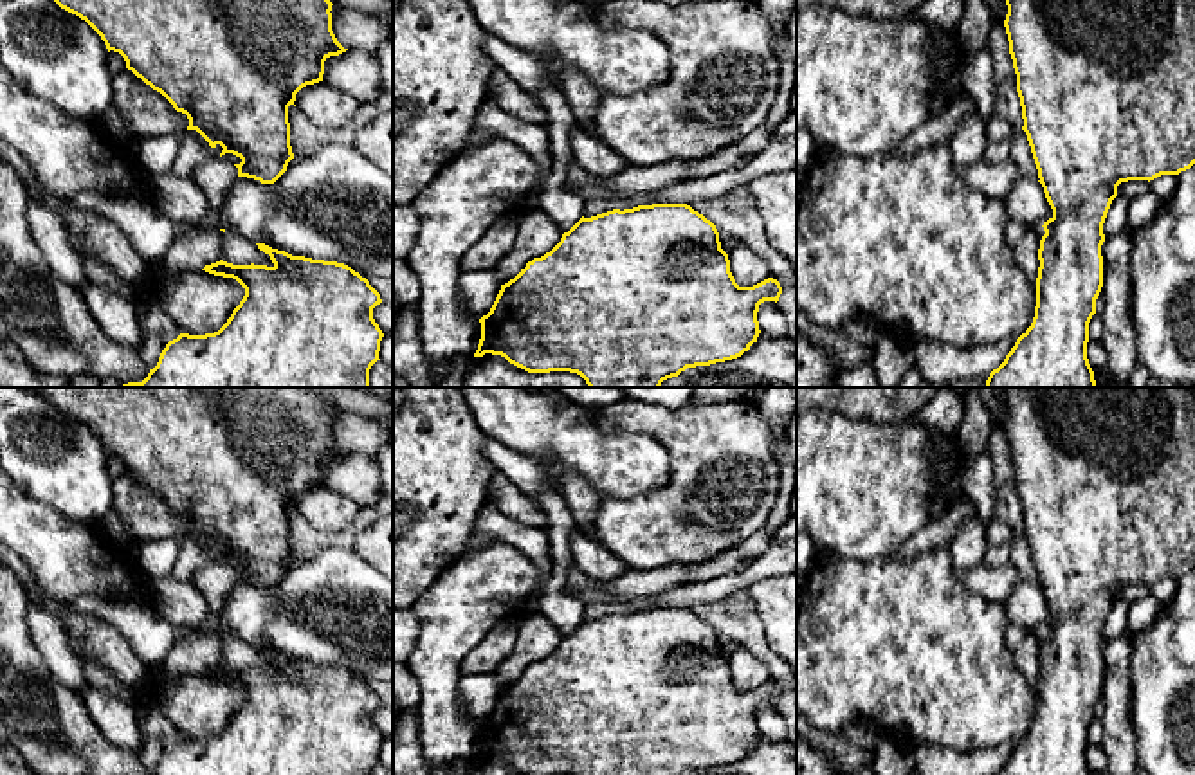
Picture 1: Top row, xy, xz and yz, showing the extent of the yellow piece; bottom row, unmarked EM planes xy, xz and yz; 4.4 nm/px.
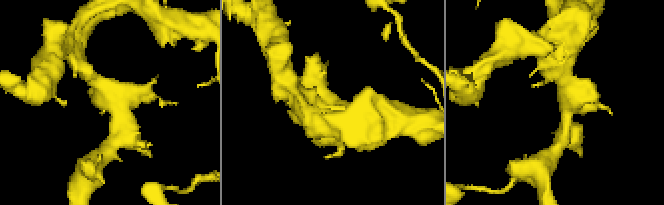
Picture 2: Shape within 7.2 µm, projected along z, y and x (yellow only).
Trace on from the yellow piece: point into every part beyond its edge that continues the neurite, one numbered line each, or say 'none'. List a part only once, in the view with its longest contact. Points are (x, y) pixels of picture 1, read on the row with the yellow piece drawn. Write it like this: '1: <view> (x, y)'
none

